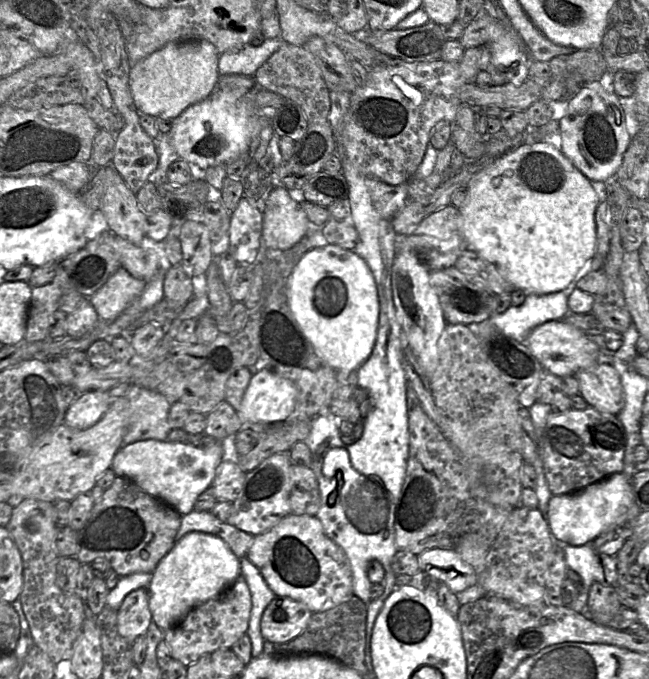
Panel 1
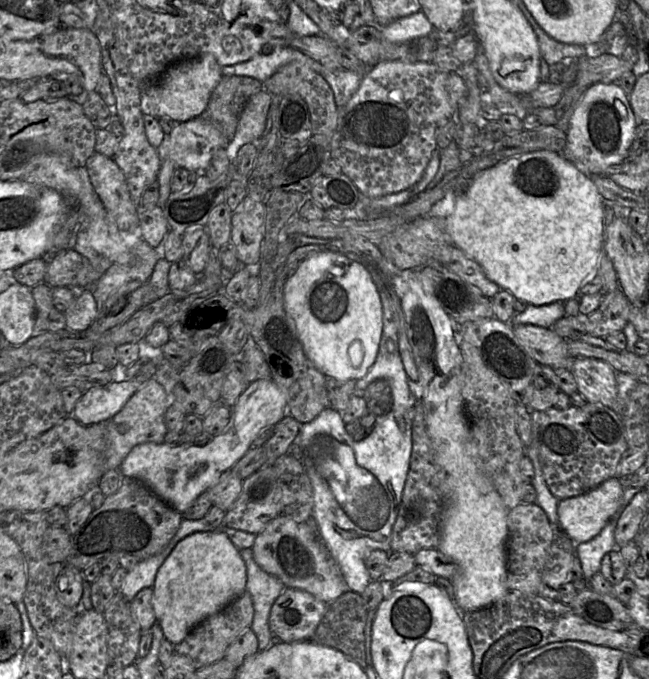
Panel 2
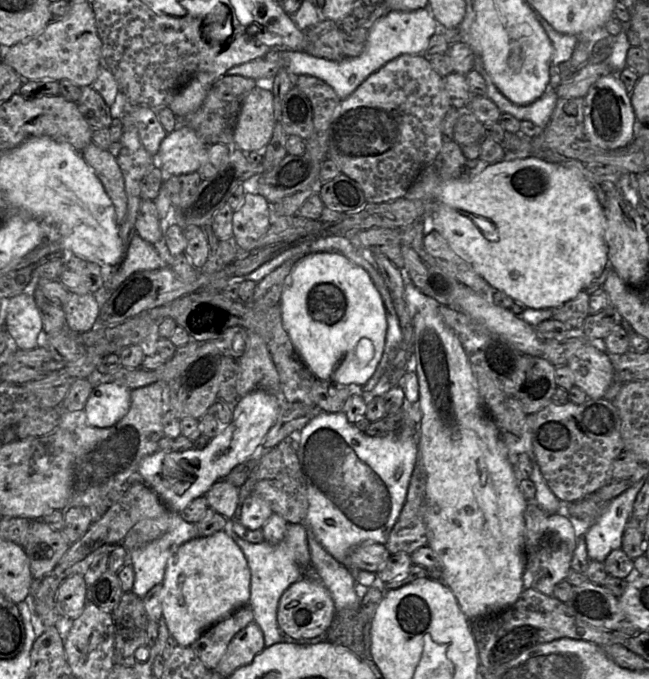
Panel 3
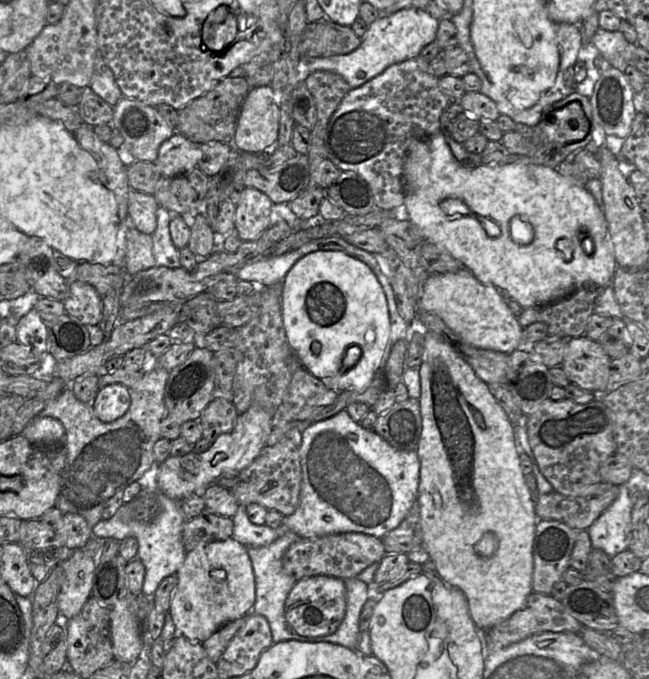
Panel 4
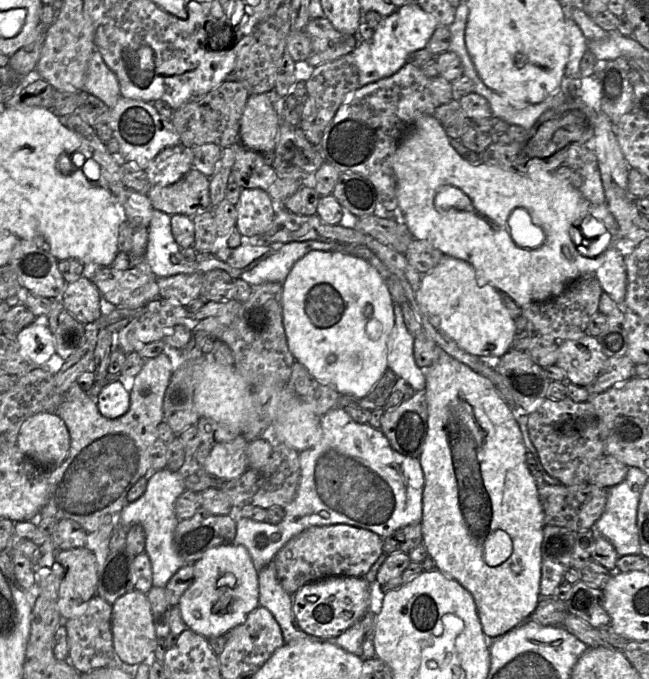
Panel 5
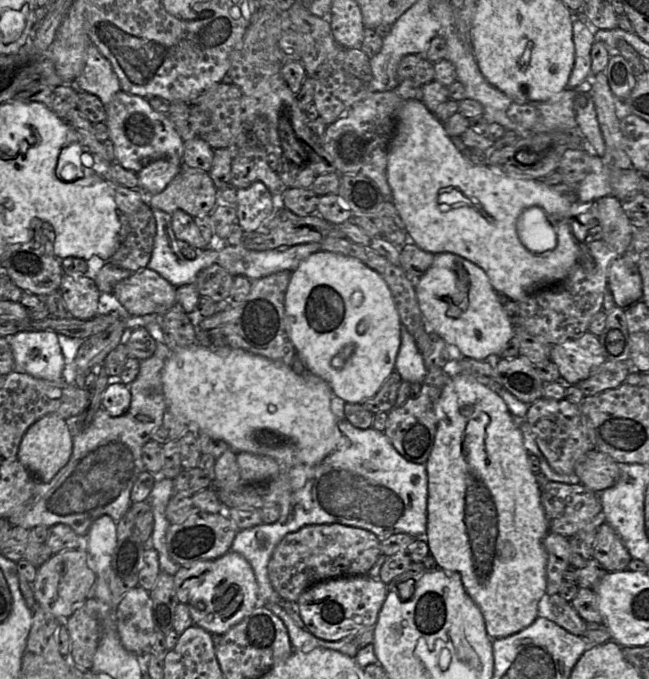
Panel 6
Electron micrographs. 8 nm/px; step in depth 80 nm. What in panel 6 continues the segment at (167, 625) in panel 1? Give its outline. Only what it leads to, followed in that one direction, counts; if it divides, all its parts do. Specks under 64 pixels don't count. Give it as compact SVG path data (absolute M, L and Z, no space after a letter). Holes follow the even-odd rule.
M233 551L212 561L203 579L191 589L187 603L194 625L211 635L226 634L258 605L258 585L252 567L243 556Z

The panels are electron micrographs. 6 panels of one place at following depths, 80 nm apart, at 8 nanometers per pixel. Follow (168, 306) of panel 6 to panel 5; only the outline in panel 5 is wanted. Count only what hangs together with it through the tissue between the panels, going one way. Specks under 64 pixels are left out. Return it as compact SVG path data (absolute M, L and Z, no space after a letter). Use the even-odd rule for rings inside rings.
M100 267L92 278L105 305L138 310L159 297L157 277L148 269Z

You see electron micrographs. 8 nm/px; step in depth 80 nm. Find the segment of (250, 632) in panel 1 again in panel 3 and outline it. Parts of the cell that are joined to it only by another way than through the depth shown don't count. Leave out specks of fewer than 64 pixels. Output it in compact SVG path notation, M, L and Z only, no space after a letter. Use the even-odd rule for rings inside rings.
M288 523L285 537L275 545L266 541L252 544L240 539L228 529L225 531L239 546L247 560L251 573L249 606L253 611L254 622L263 632L265 647L270 647L279 642L317 644L326 641L325 634L312 639L294 640L285 636L278 626L277 609L279 600L286 589L300 578L305 576L318 578L329 590L336 611L358 609L360 596L364 595L364 590L369 588L358 584L350 569L338 563L304 524Z

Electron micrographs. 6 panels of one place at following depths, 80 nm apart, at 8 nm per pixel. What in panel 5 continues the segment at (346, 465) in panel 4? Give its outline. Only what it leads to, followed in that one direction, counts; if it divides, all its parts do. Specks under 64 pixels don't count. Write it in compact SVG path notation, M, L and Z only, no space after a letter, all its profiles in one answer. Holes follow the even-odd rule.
M344 407L331 409L321 417L320 425L321 440L300 452L299 485L293 501L283 508L285 516L282 521L279 524L268 524L266 521L255 522L244 517L236 520L233 543L247 549L258 572L274 560L289 540L312 527L350 525L372 531L384 539L405 526L421 522L424 474L418 458L397 452L380 429L355 422Z

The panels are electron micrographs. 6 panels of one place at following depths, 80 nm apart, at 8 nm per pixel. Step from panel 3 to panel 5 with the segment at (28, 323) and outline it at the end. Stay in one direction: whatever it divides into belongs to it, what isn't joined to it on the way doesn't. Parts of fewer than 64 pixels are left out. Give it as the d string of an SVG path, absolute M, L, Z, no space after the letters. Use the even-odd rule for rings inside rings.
M38 316L16 335L15 340L20 346L21 354L36 367L43 366L56 353L47 316Z

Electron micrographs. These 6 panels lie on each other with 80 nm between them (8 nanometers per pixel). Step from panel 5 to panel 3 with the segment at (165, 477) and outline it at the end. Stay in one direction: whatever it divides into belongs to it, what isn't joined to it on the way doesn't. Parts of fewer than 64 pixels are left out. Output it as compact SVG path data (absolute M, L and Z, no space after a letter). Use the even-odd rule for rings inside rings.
M171 512L168 530L158 539L129 552L129 562L135 573L132 592L140 598L155 585L161 584L170 558L184 543L198 537L196 524L186 522L177 512Z

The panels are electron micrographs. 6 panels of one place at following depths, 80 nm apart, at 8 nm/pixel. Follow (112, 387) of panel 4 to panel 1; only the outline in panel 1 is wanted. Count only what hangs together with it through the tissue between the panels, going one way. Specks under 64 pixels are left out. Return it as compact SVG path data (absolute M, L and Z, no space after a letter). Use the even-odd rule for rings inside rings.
M107 391L81 393L65 411L64 423L74 429L86 429L103 417L111 402Z

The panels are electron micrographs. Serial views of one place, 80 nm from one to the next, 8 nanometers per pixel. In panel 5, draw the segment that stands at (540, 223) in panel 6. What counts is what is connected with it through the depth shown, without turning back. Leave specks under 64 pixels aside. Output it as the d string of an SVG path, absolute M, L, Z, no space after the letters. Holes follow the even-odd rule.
M517 208L511 213L508 225L513 241L521 248L538 248L545 241L543 228L524 208Z

